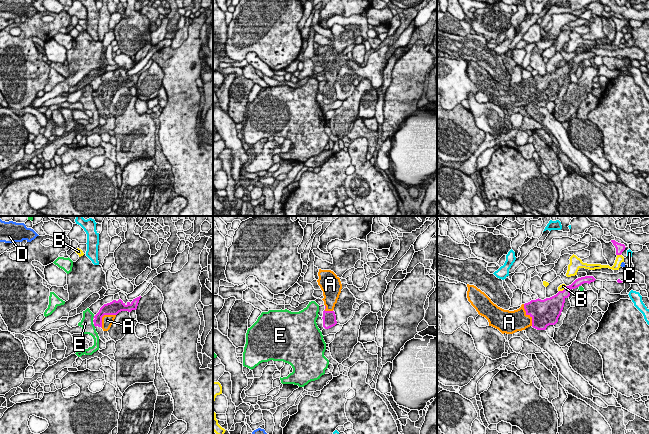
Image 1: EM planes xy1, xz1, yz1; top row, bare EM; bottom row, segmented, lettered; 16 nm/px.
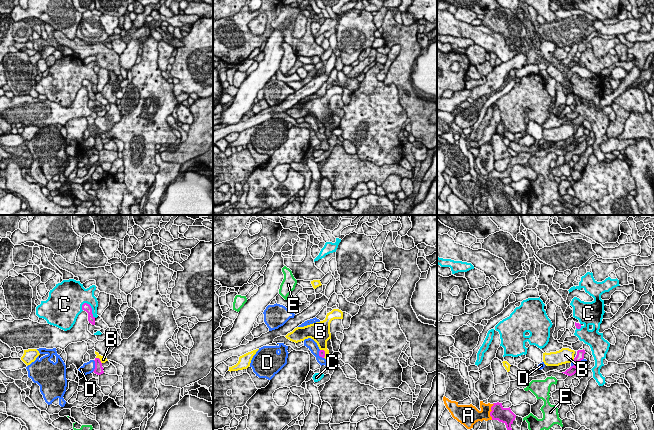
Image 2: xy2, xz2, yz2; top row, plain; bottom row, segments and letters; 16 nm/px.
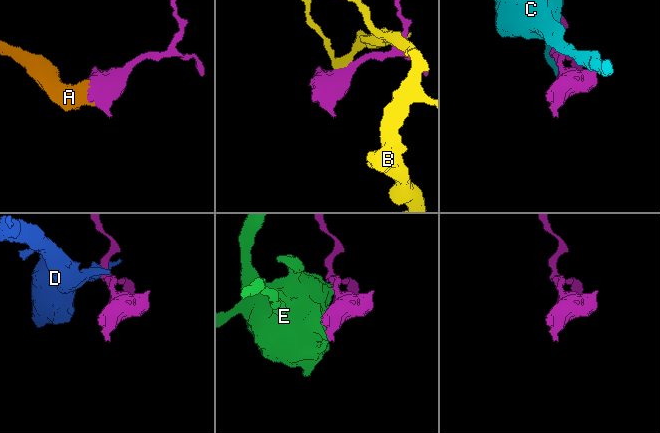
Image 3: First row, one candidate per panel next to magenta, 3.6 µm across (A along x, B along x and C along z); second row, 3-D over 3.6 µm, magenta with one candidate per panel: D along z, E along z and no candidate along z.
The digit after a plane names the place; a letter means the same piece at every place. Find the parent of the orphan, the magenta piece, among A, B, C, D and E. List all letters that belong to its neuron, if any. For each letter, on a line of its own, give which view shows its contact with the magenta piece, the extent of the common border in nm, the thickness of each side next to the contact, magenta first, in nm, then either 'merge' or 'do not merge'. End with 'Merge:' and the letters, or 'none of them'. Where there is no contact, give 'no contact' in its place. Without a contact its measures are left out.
A: yz1 | 380 nm | 420/340 nm | merge
B: xy2 | 140 nm | 140/100 nm | do not merge
C: xy2 | 320 nm | 130/220 nm | do not merge
D: xy2 | 190 nm | 140/190 nm | do not merge
E: xy1 | 60 nm | 130/200 nm | do not merge
Merge: A

